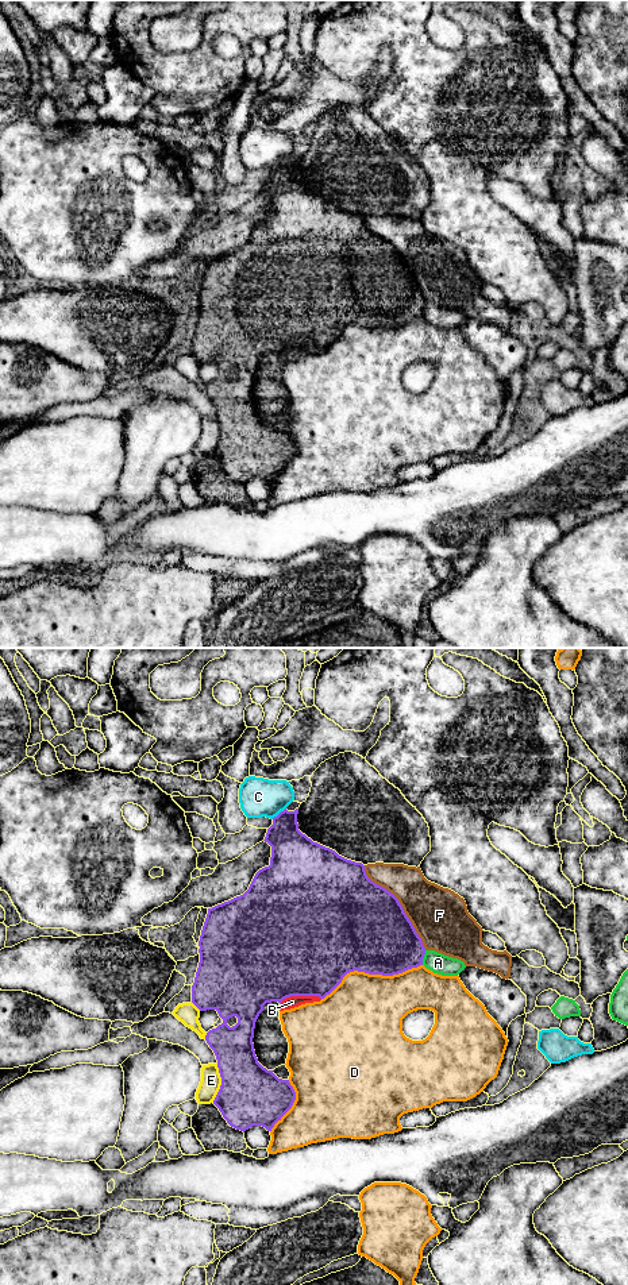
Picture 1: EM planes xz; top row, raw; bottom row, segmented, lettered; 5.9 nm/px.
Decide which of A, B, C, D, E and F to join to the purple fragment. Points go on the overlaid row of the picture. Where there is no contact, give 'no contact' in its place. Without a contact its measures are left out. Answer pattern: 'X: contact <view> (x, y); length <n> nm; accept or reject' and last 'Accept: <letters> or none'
A: contact xz (423, 957); length 90 nm; reject
B: contact xz (299, 995); length 260 nm; reject
C: contact xz (280, 813); length 110 nm; reject
D: contact xz (370, 973); length 650 nm; reject
E: contact xz (222, 1083); length 240 nm; reject
F: contact xz (400, 905); length 650 nm; reject
Accept: none

